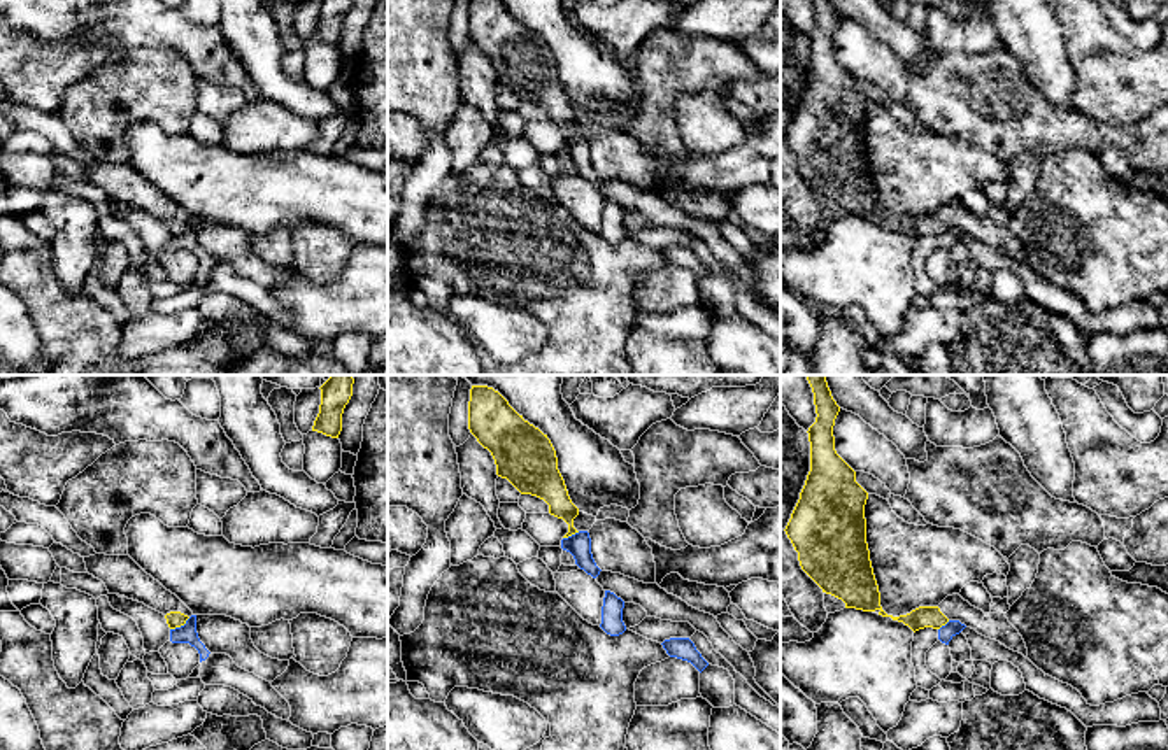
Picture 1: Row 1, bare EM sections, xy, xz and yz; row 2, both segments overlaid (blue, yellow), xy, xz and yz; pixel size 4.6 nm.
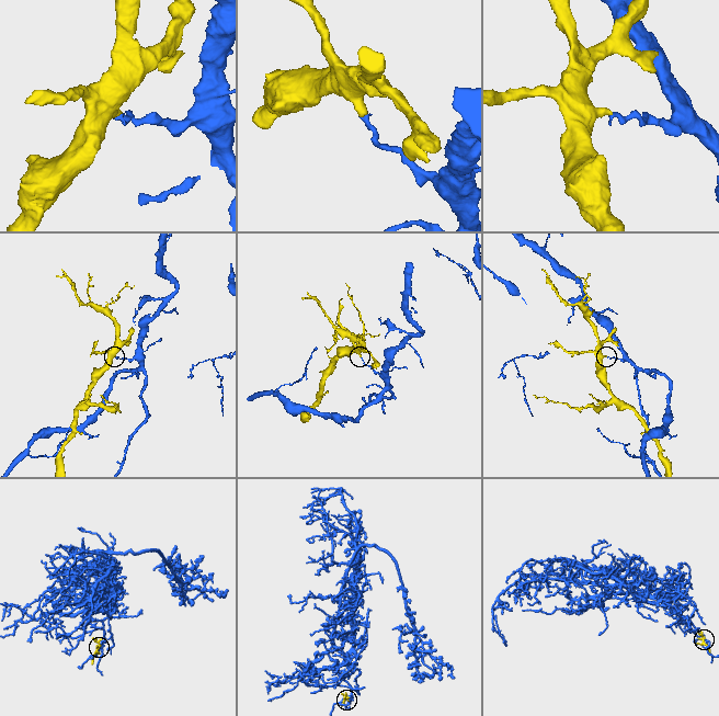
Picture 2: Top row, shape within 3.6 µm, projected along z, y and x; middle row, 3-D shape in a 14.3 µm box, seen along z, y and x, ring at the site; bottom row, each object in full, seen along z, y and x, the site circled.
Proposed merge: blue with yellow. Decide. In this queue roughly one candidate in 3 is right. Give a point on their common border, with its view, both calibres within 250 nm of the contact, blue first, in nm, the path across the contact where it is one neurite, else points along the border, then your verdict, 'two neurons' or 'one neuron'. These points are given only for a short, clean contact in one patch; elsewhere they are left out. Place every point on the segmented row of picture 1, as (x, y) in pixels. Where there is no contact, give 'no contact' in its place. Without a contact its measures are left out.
xy (181, 626) | 90/80 nm | along xy (190, 617), (170, 629) | two neurons

